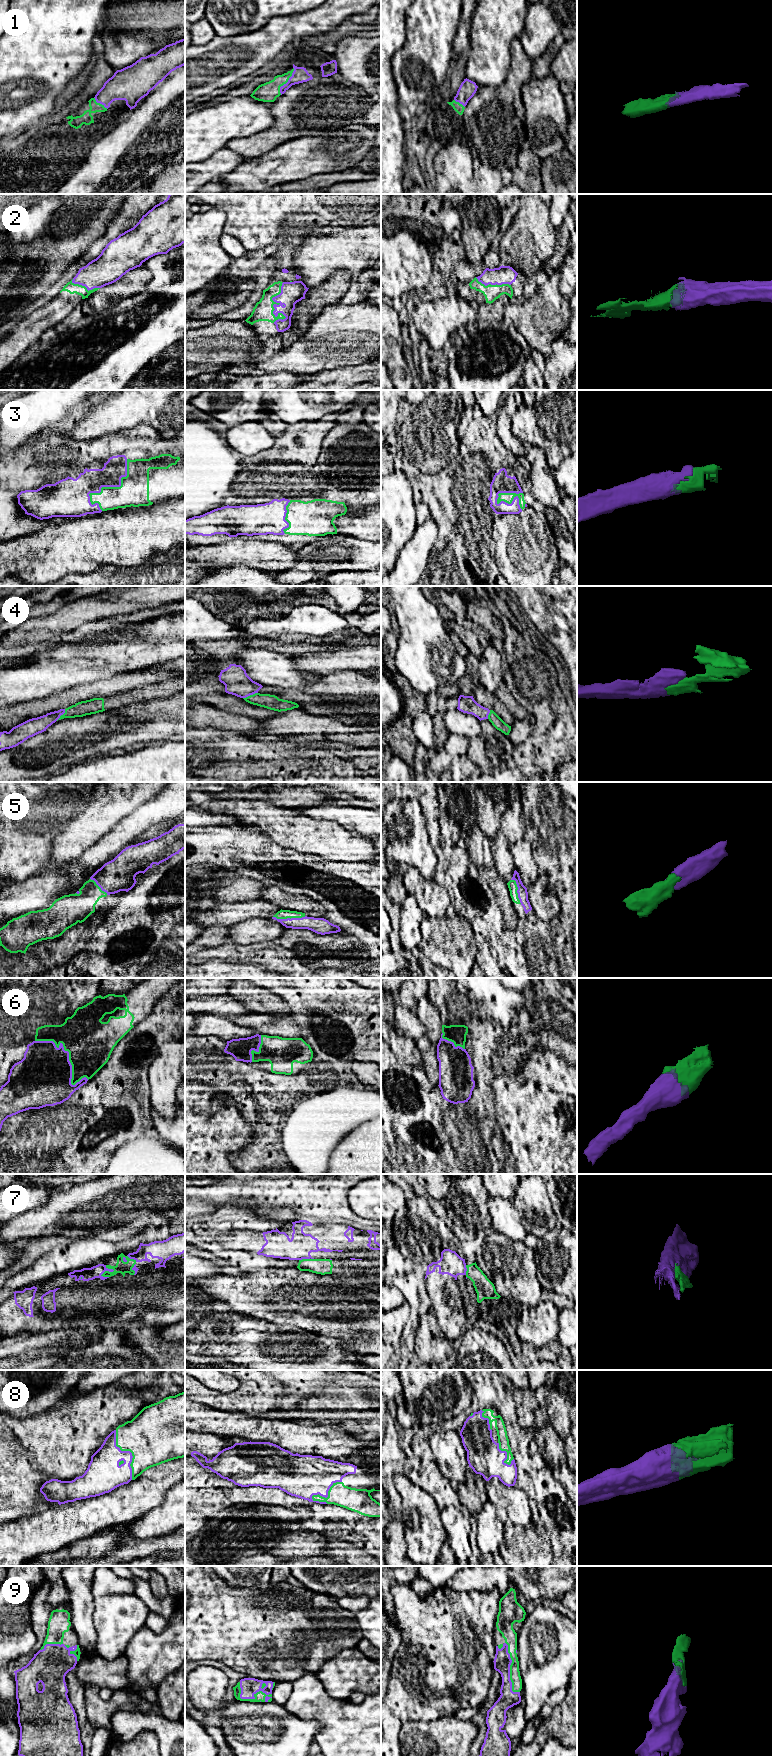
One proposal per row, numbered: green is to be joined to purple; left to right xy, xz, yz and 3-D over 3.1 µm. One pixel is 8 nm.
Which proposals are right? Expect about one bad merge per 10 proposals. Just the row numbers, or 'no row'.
1, 2, 3, 4, 5, 6, 7, 8, 9

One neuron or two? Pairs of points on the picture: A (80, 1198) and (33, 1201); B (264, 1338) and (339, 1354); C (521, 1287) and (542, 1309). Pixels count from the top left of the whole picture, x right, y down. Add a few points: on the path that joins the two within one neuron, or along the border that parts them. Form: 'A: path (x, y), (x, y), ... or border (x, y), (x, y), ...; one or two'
A: border (54, 1190), (46, 1203), (32, 1210); two
B: path (283, 1354), (320, 1354); one
C: border (540, 1300), (535, 1305), (523, 1306); two

